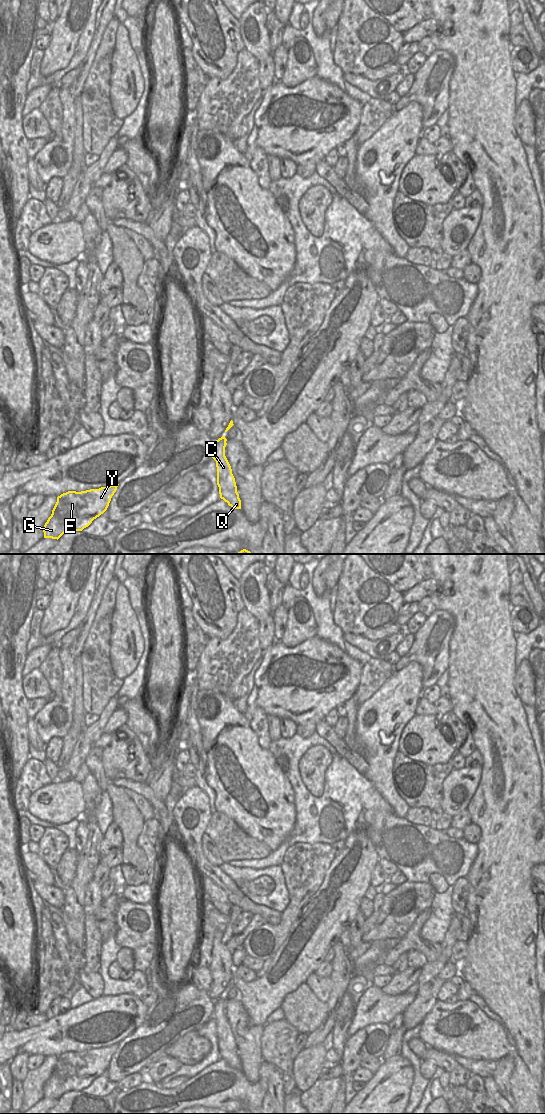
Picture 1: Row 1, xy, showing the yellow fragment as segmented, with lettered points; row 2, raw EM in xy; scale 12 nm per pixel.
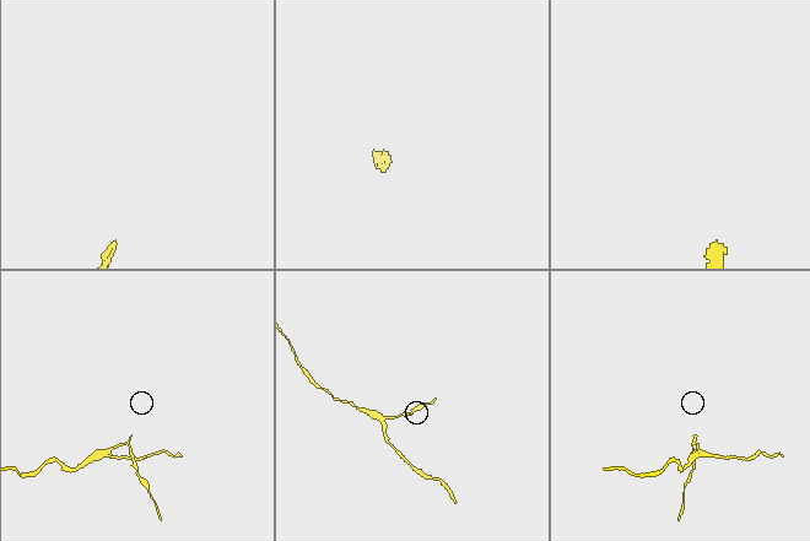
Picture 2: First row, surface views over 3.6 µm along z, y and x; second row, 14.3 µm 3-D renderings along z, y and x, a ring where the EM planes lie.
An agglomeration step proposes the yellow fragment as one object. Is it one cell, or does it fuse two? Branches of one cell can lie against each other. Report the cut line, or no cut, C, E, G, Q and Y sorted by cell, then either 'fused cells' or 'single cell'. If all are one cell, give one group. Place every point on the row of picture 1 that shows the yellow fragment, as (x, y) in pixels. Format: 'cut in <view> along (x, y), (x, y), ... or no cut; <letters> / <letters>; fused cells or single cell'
cut in xy along (218, 439), (225, 442); C Q / E G Y; fused cells

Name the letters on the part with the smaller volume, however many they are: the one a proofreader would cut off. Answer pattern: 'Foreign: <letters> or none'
Foreign: C, Q

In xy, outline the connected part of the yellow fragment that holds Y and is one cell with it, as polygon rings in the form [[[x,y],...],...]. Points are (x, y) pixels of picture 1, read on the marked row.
[[[118,483],[99,489],[68,491],[57,497],[51,516],[44,525],[44,538],[59,539],[69,531],[82,531],[103,514]]]

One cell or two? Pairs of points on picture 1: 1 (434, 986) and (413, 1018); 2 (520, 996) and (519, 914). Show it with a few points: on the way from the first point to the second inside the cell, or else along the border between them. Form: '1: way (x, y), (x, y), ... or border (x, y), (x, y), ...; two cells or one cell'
1: way (427, 994), (423, 1004), (417, 1010); one cell
2: way (519, 976), (519, 934); one cell

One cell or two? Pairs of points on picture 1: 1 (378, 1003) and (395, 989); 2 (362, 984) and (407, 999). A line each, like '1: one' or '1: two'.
1: two
2: two

